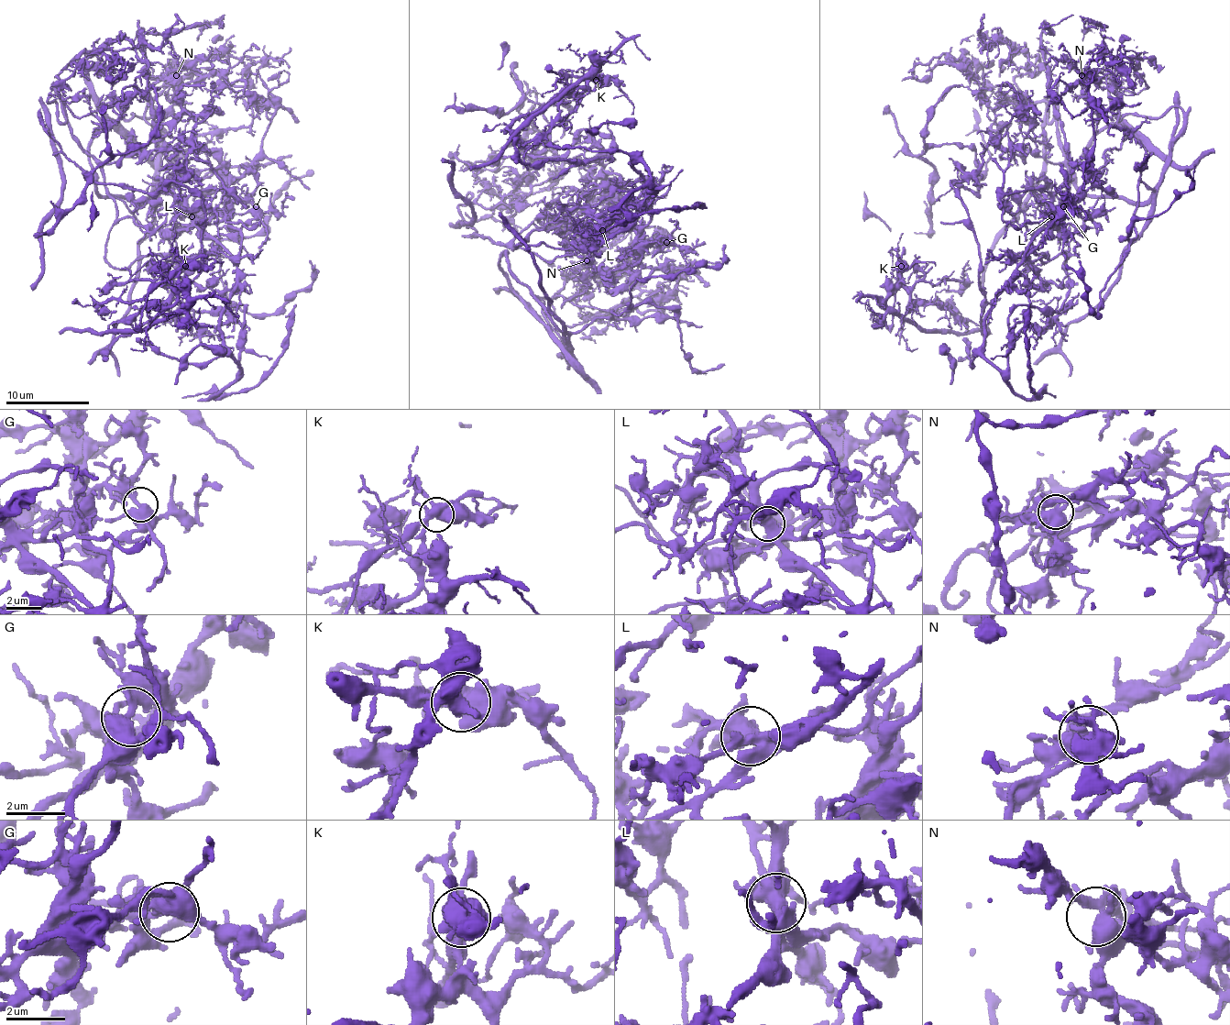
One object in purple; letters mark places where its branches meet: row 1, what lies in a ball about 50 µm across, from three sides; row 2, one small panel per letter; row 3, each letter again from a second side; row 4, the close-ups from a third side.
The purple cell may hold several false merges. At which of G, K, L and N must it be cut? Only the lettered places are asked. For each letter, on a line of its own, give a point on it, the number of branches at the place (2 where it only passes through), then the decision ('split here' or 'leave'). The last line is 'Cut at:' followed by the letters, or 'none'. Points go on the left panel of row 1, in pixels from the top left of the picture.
G: (256, 206) | 3 | leave
K: (185, 266) | 4 | split here
L: (192, 216) | 3 | split here
N: (176, 75) | 4 | leave
Cut at: K, L

